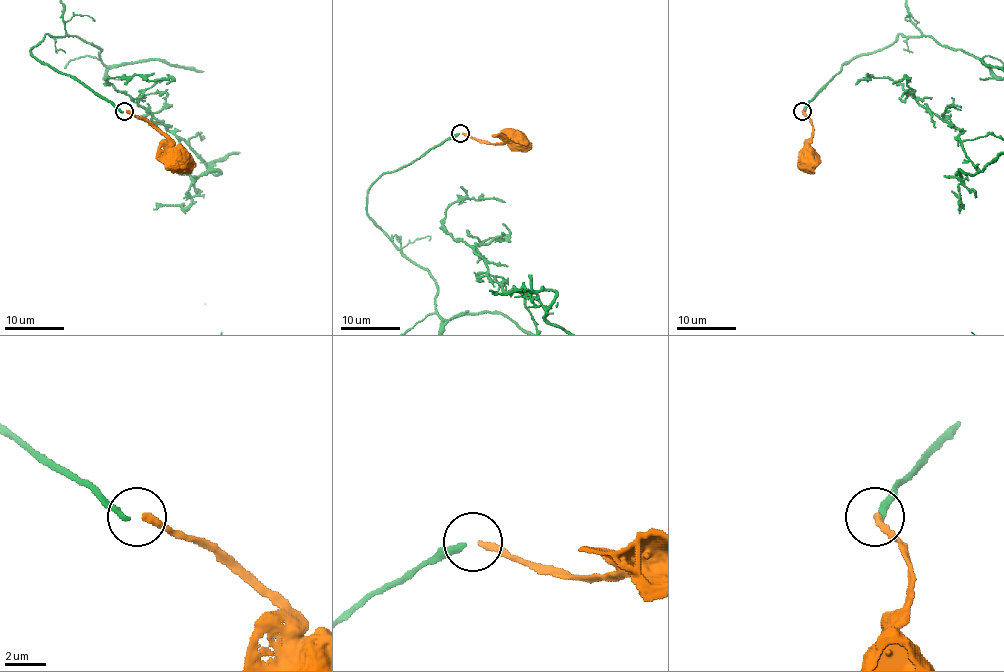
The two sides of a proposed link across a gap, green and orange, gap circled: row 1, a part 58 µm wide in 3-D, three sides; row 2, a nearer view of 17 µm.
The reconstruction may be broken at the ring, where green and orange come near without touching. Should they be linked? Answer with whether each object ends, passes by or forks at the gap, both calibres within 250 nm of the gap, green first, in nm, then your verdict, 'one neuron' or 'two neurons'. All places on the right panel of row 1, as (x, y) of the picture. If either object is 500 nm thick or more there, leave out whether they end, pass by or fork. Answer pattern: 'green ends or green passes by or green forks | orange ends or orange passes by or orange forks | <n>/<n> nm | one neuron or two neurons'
green ends | orange ends | 280/320 nm | two neurons

